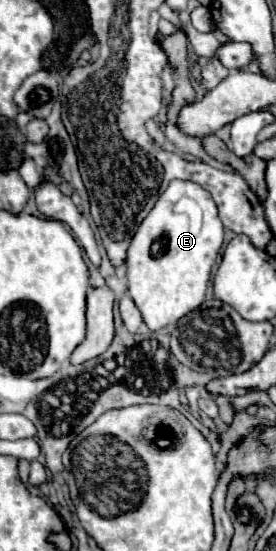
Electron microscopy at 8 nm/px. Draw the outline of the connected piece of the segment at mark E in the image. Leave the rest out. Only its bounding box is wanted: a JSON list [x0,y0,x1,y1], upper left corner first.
[127,180,223,330]

